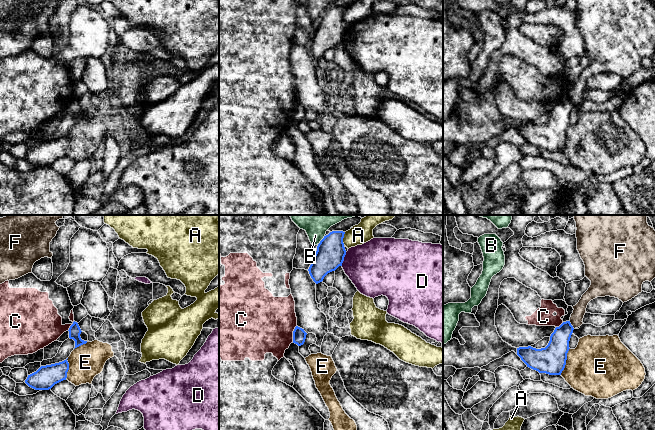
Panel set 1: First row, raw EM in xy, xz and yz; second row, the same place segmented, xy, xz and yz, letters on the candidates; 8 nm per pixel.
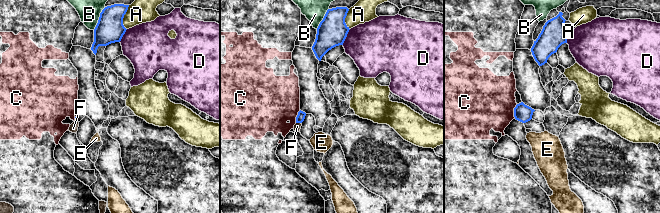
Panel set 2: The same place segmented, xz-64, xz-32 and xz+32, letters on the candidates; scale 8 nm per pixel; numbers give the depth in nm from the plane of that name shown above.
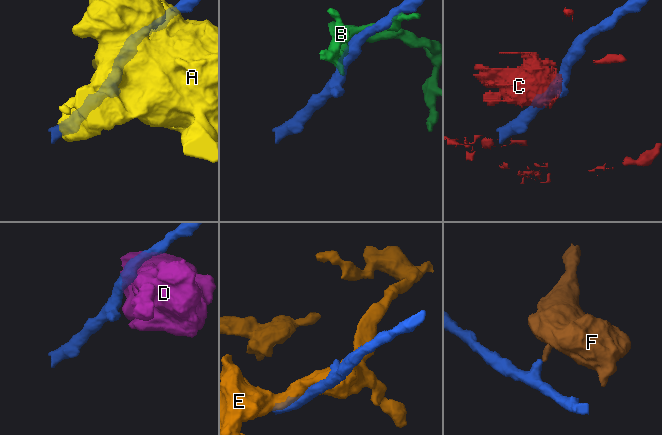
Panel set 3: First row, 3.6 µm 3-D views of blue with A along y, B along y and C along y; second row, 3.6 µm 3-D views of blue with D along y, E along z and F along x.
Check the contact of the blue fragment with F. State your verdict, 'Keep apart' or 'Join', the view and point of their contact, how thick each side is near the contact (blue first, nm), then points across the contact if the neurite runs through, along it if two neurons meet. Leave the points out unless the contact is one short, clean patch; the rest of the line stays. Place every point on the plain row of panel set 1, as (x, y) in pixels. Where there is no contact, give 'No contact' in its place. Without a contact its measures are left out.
Keep apart. Touches blue at yz (571, 101). Thickness 180 nm (blue) against 100 nm. Boundary: yz (569, 97), (574, 104)

